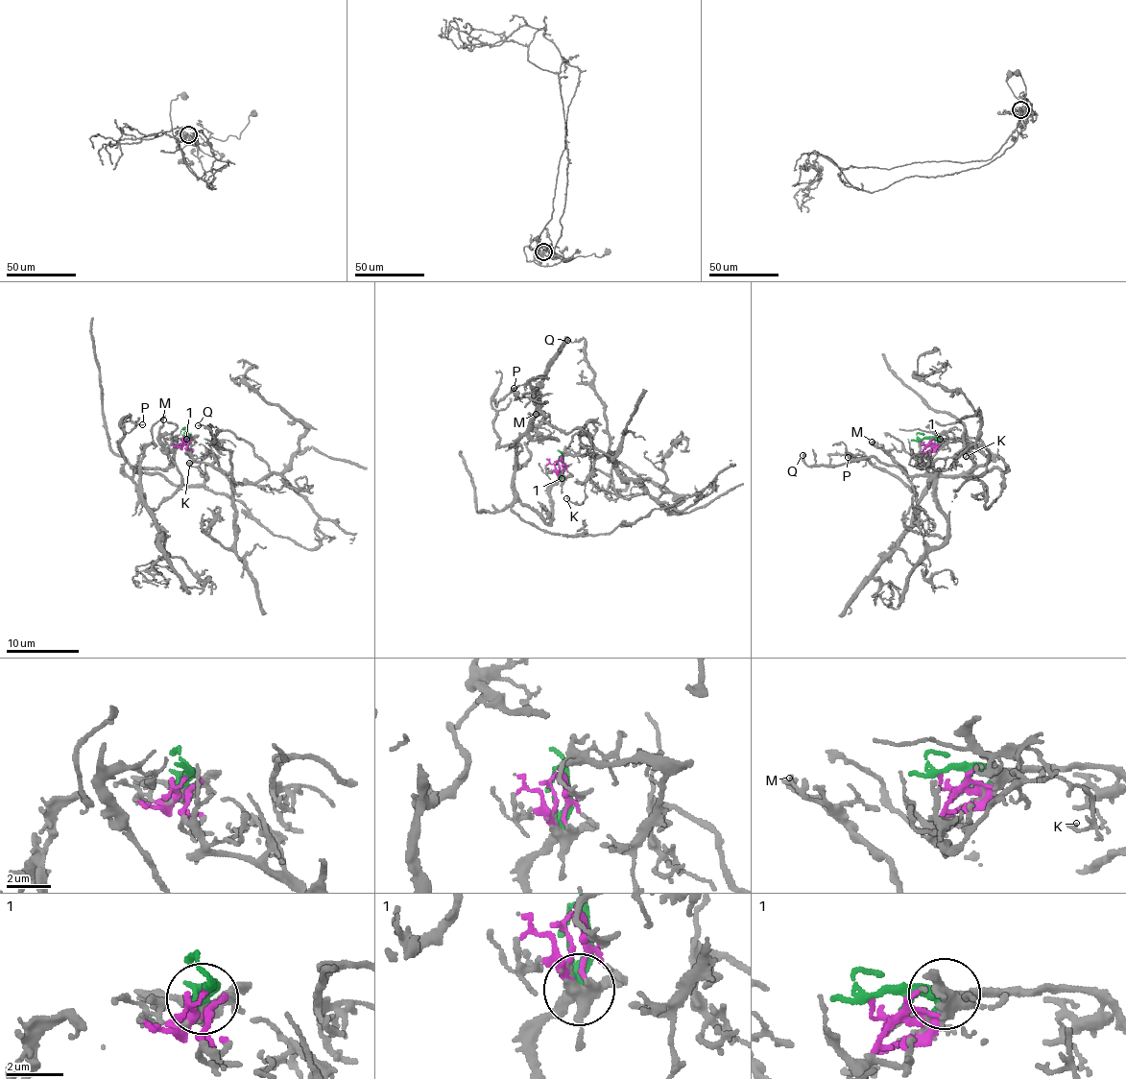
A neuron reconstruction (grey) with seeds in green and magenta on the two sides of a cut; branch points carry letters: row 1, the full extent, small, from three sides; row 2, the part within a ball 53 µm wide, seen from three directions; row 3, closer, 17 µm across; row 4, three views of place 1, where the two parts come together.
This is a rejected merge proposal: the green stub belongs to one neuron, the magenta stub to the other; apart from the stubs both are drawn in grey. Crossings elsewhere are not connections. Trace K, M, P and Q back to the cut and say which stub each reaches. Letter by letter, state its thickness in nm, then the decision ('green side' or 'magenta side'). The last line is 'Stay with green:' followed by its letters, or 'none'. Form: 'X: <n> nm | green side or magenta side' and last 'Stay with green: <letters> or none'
K: 150 nm | magenta side
M: 180 nm | green side
P: 160 nm | green side
Q: 140 nm | magenta side
Stay with green: M, P

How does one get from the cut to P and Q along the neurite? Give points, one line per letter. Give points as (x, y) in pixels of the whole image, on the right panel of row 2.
P: (920, 441), (975, 438), (990, 459), (939, 477), (918, 500), (861, 455), (847, 456)
Q: (922, 441), (926, 444), (920, 459), (926, 470), (918, 475), (907, 475), (873, 457), (808, 466), (802, 455)

